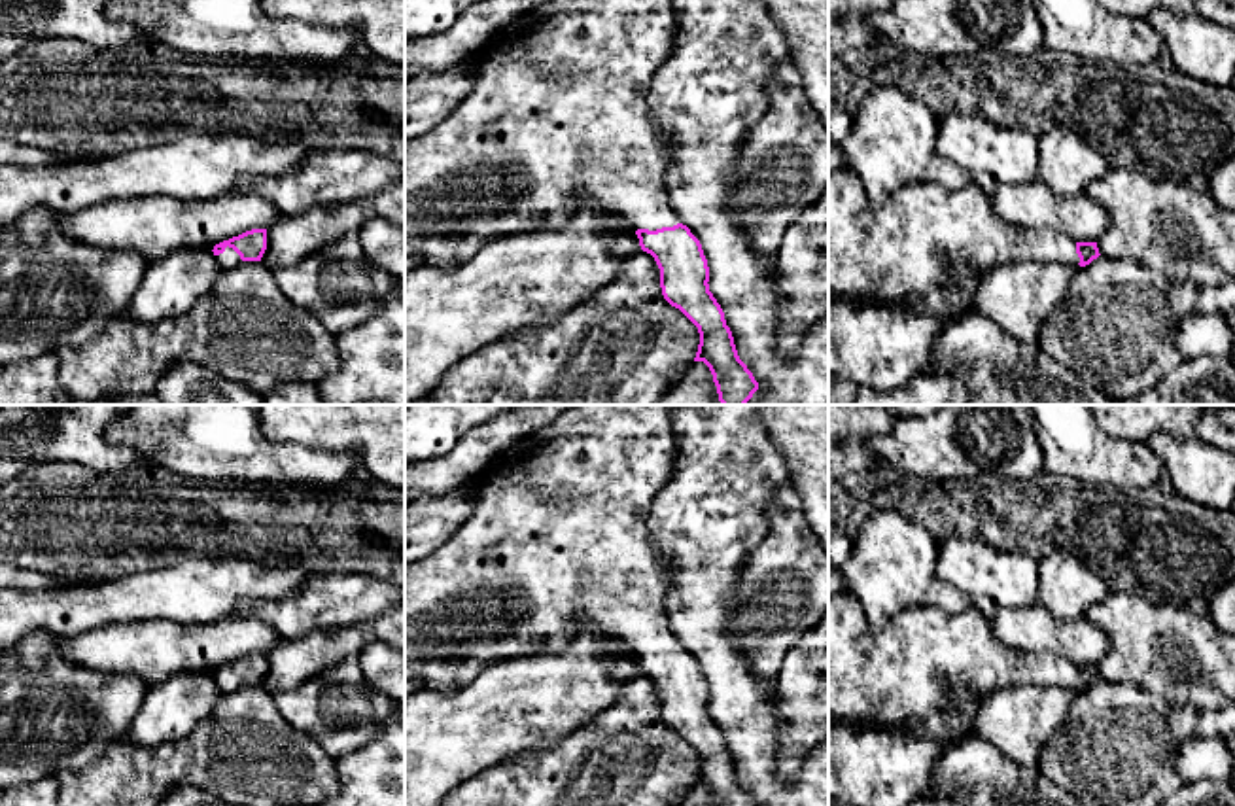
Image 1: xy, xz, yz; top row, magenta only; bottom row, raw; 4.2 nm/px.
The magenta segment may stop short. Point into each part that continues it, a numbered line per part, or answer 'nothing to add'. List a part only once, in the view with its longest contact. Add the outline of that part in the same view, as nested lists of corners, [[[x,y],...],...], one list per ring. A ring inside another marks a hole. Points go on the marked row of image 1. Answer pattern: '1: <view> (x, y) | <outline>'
1: xz (558, 114) | [[[548,0],[501,28],[475,53],[469,95],[426,134],[405,142],[405,255],[450,267],[496,237],[530,227],[554,229],[583,201],[626,218],[635,231],[681,223],[666,187],[671,151],[647,102],[673,40],[671,0]]]

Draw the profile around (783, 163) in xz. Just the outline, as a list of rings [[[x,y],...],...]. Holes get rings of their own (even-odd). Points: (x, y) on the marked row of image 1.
[[[792,61],[781,62],[768,81],[770,104],[745,134],[738,157],[739,184],[726,195],[726,208],[751,223],[753,248],[774,263],[783,231],[828,187],[828,127],[806,96],[802,74]]]

